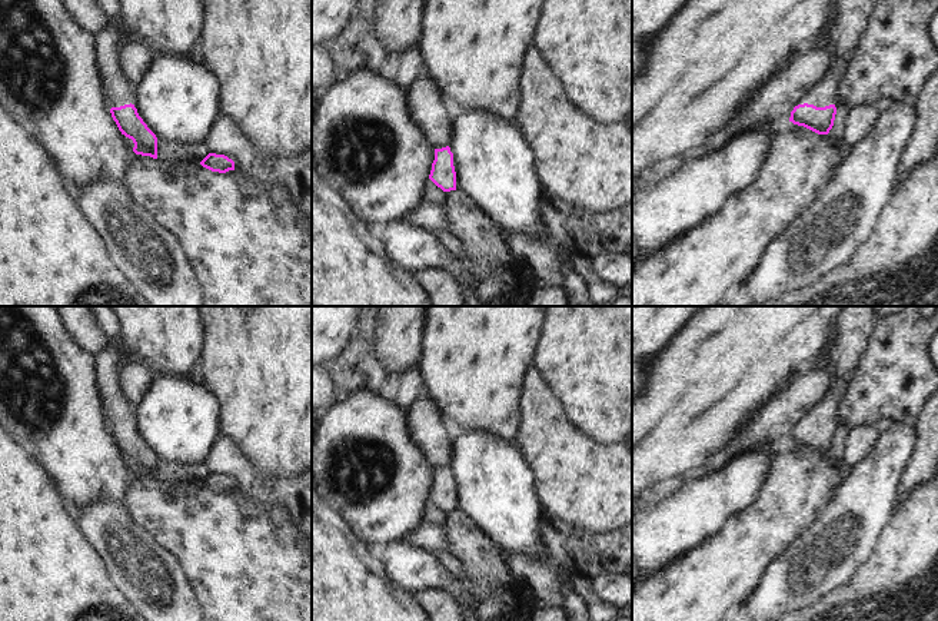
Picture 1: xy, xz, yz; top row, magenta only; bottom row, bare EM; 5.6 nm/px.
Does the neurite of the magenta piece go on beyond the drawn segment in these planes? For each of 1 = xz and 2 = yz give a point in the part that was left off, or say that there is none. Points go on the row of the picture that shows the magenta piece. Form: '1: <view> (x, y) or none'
1: none
2: yz (854, 15)

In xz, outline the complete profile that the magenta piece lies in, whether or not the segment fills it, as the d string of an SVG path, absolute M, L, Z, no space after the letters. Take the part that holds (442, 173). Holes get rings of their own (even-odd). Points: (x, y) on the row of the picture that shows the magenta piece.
M450 147L435 149L429 179L443 192L456 190L456 172Z

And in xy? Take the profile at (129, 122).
M106 26L94 36L94 54L103 96L112 104L110 113L122 135L133 140L133 152L157 159L157 137L132 103L134 89L119 70L119 50L117 33L112 27Z

